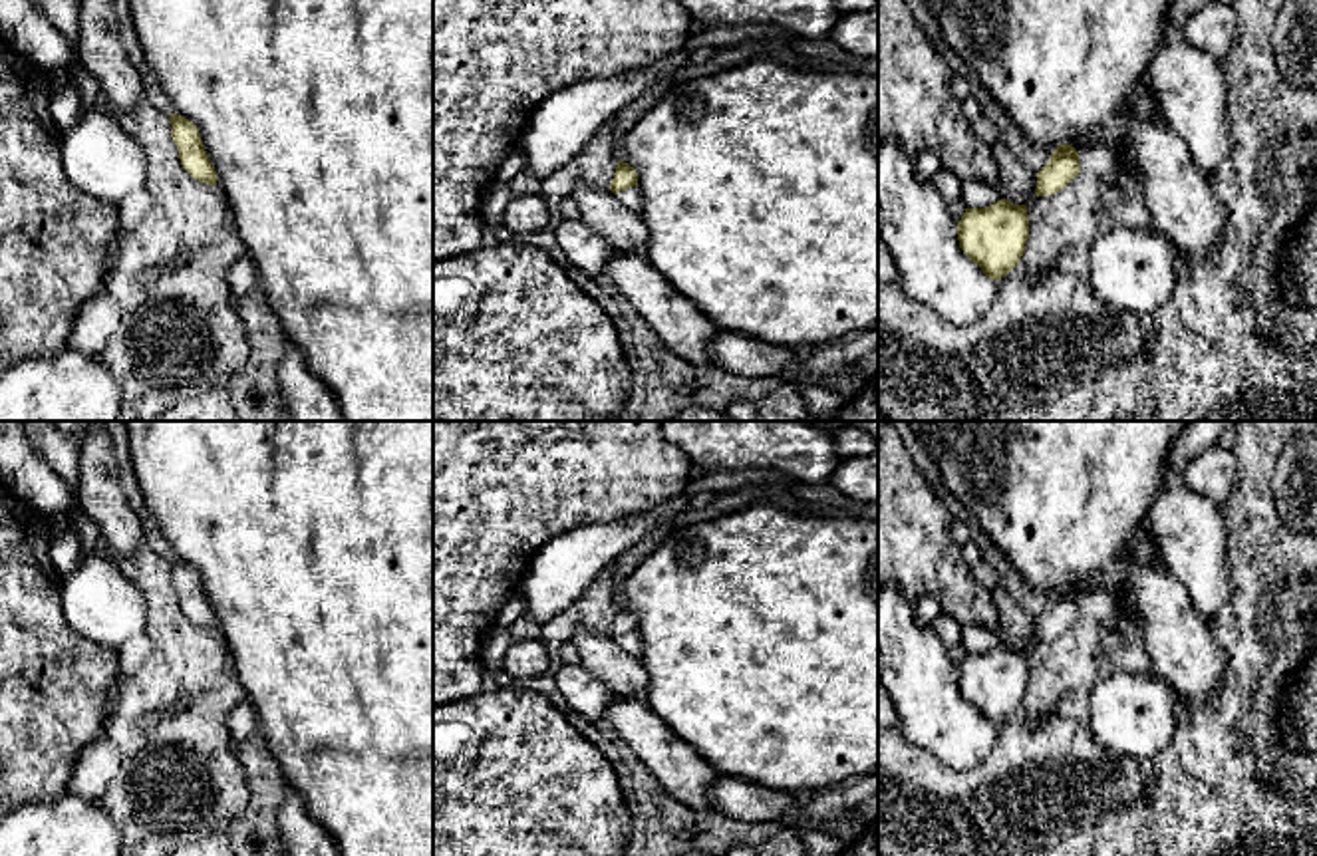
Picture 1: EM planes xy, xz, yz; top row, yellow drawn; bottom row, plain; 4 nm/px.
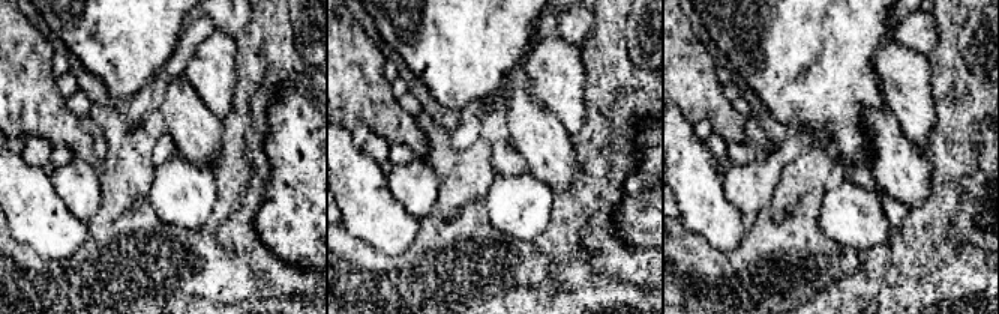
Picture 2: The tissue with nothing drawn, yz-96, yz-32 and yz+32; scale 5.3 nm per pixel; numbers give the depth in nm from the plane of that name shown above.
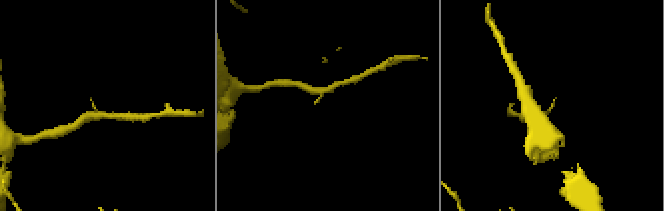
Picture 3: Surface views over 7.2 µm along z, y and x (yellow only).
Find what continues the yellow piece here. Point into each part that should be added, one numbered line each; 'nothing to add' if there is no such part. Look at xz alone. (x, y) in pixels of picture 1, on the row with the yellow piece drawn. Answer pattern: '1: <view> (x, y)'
1: xz (632, 197)

